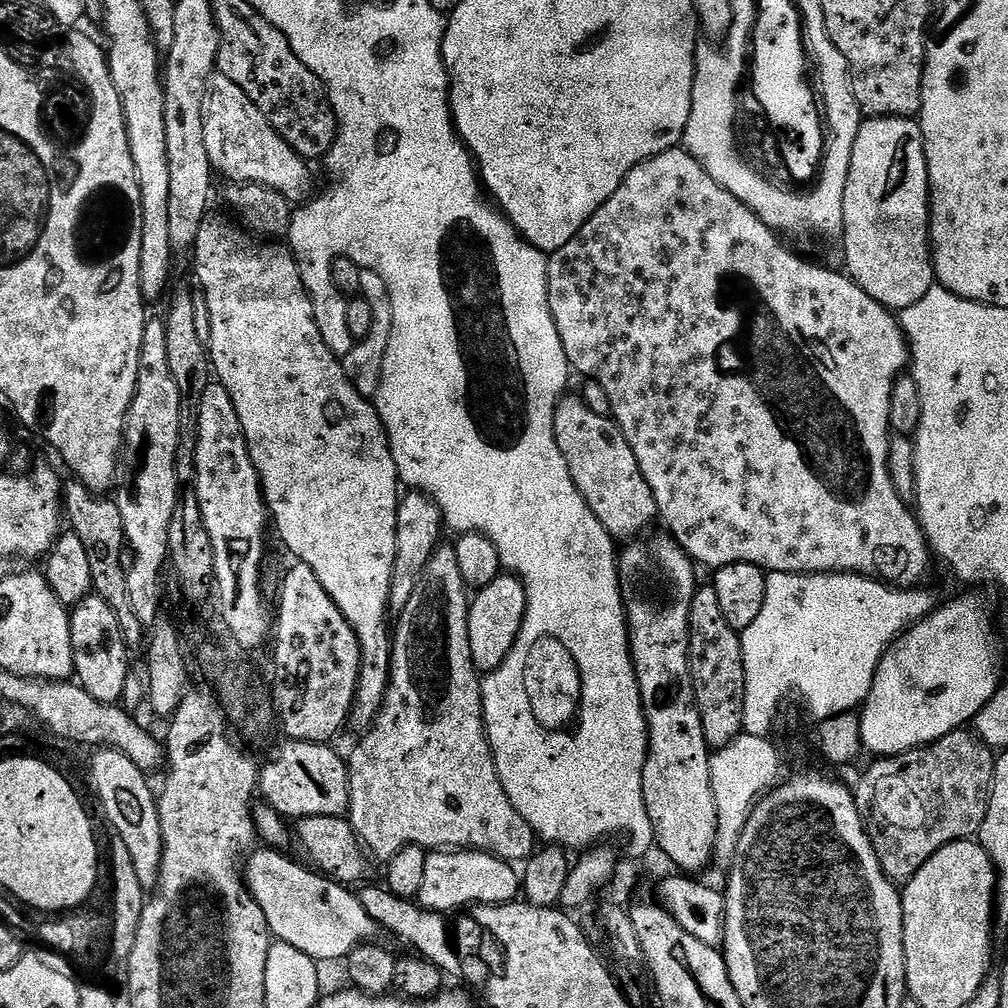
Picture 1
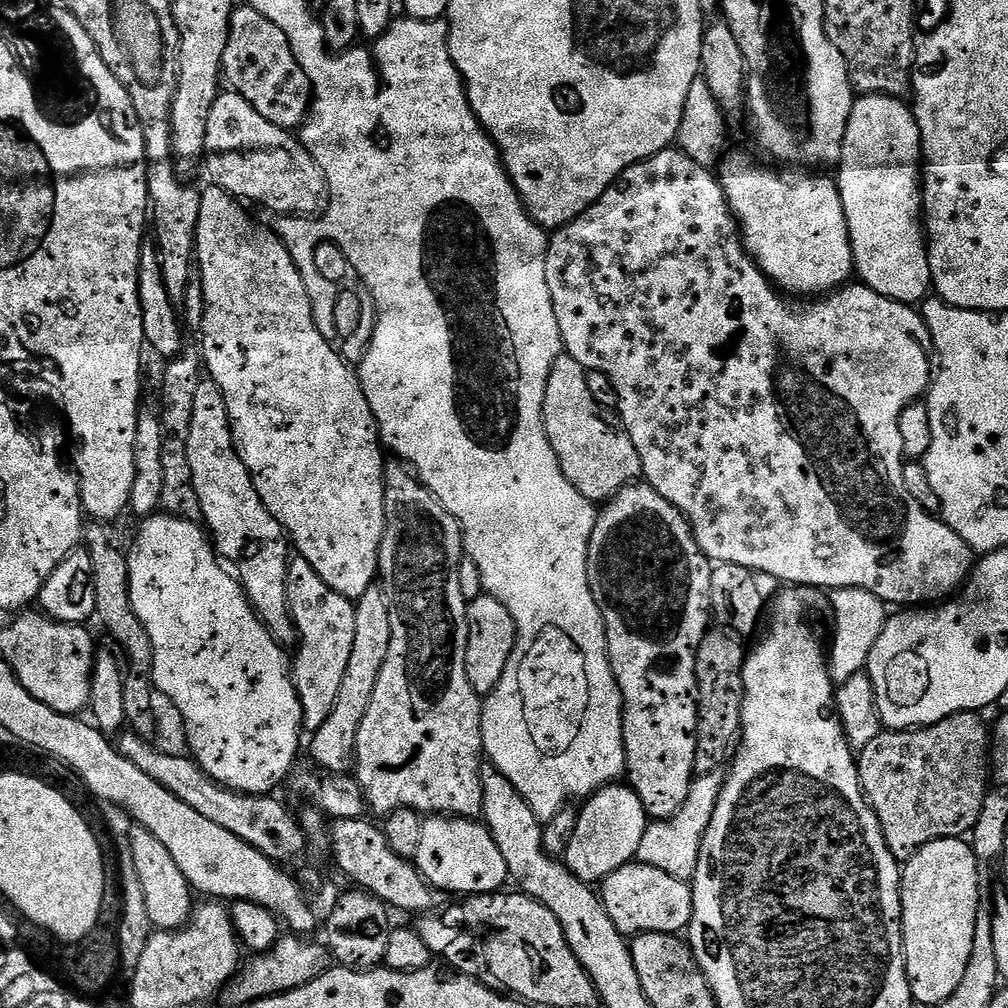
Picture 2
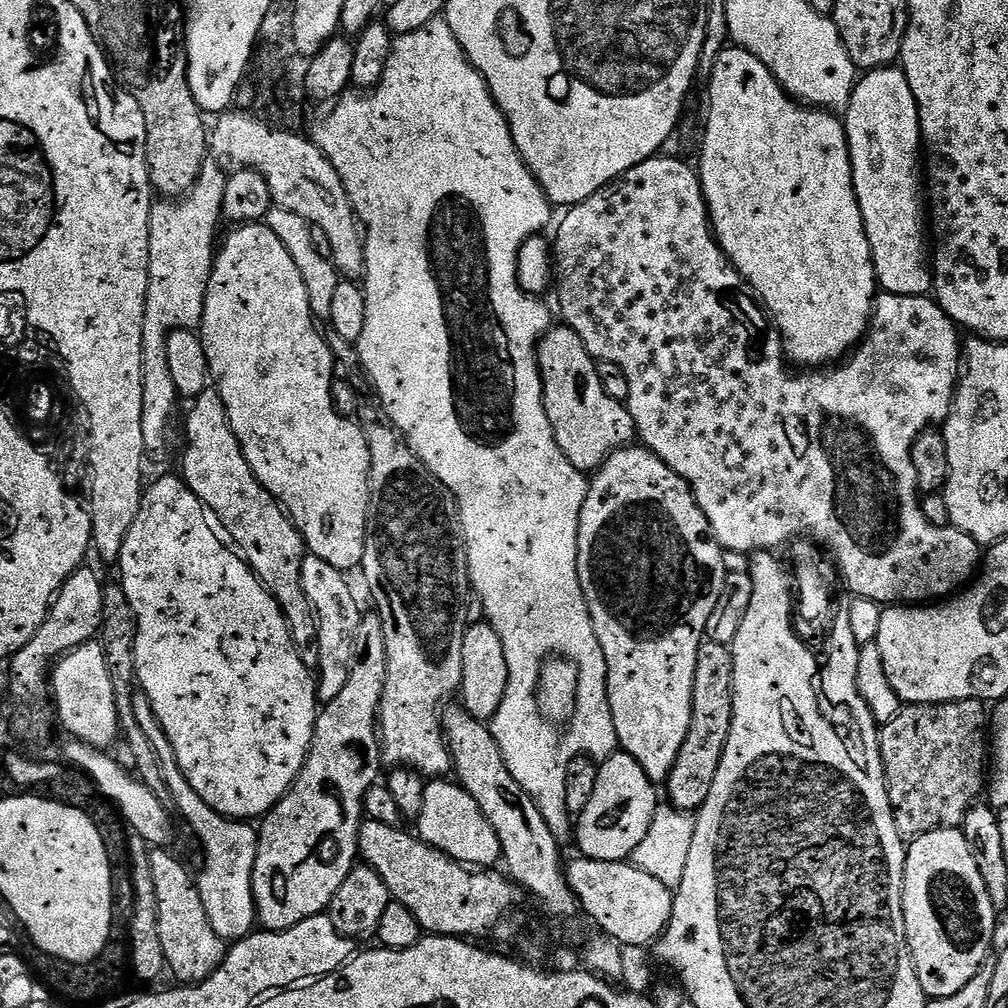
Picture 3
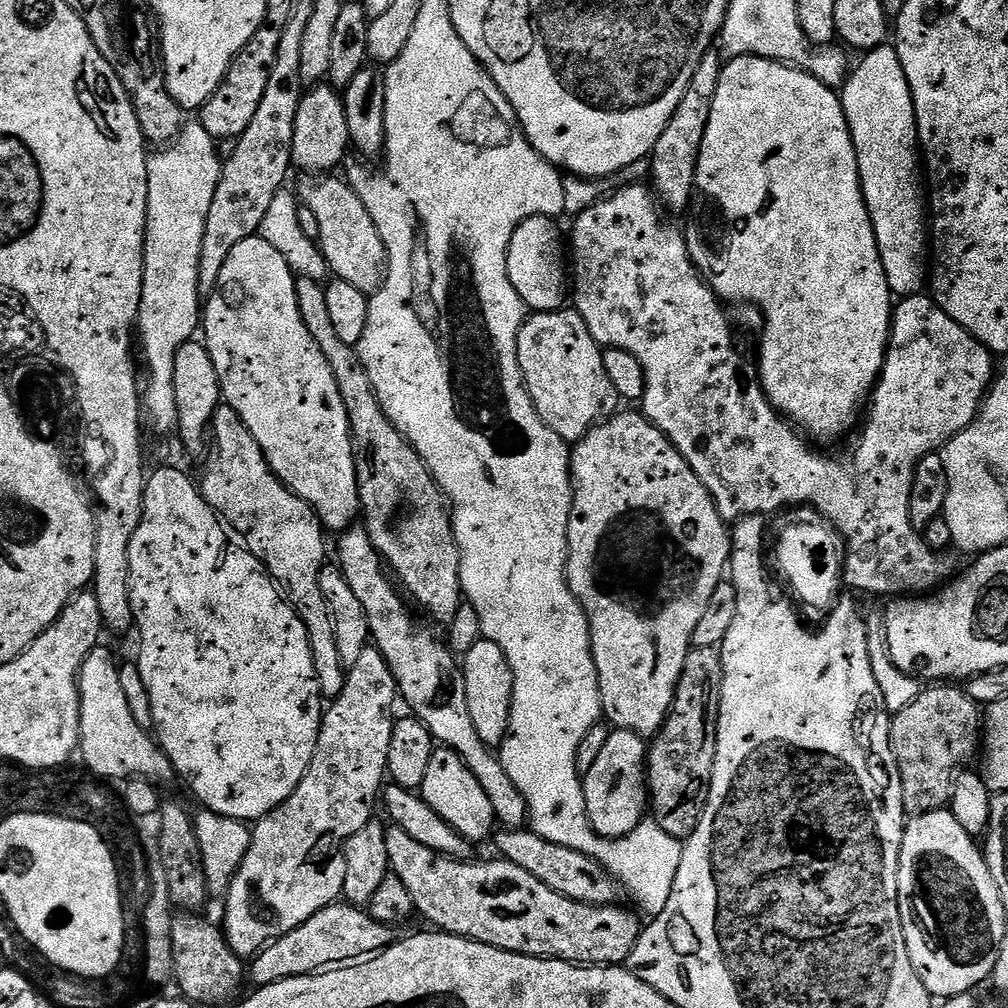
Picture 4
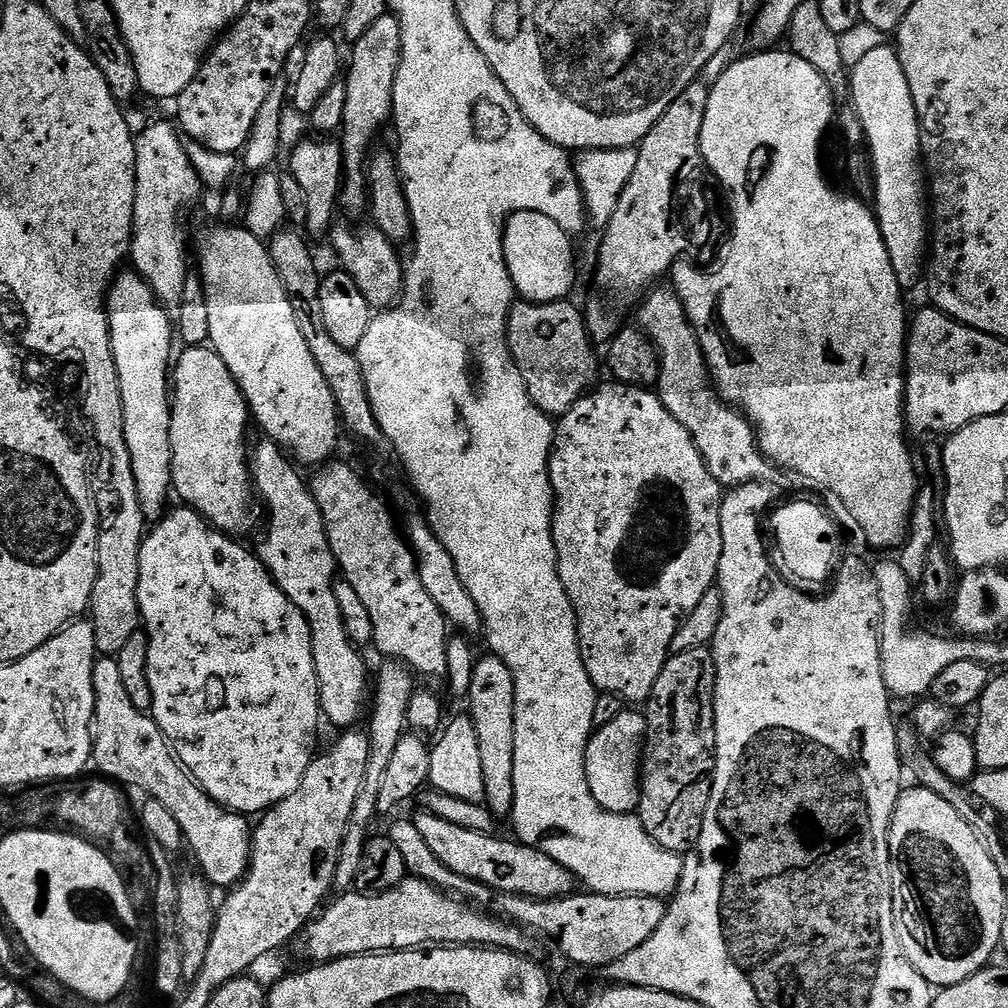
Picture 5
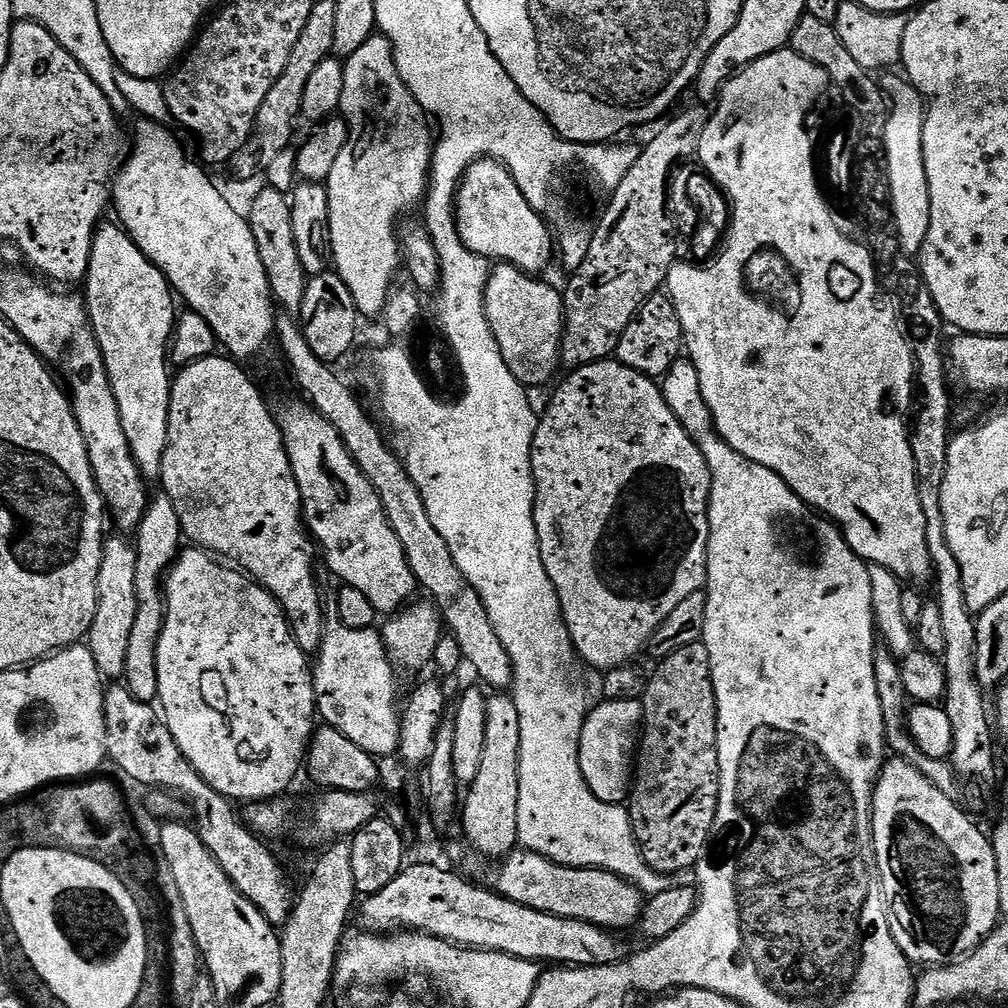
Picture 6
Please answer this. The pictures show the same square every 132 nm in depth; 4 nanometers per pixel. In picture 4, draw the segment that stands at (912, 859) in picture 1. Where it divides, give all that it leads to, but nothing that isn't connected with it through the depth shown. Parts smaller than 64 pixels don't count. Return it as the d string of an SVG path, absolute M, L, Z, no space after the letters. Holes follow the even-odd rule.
M928 686L906 710L891 717L890 746L902 778L904 811L912 816L939 812L949 803L956 773L982 744L982 708L960 686Z

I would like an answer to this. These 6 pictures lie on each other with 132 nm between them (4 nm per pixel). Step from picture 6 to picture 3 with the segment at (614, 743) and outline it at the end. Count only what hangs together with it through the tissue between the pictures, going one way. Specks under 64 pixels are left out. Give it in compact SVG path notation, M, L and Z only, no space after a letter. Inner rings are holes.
M617 750L599 761L594 794L591 795L586 810L580 812L574 824L574 841L576 840L577 846L580 847L579 855L589 856L602 862L627 861L642 842L642 838L646 838L650 830L650 822L654 822L654 814L658 807L656 792L658 792L657 785L653 784L650 778L646 778L646 770L642 770L642 766L638 766L638 762L634 762L634 758L628 752Z

